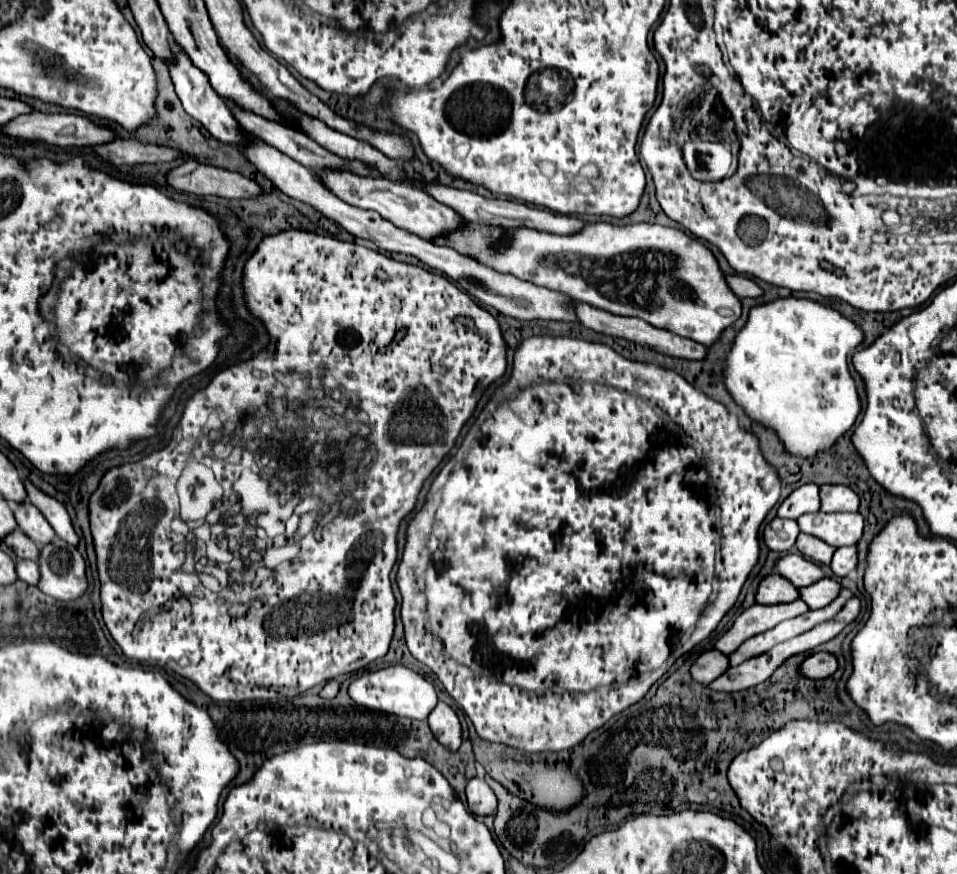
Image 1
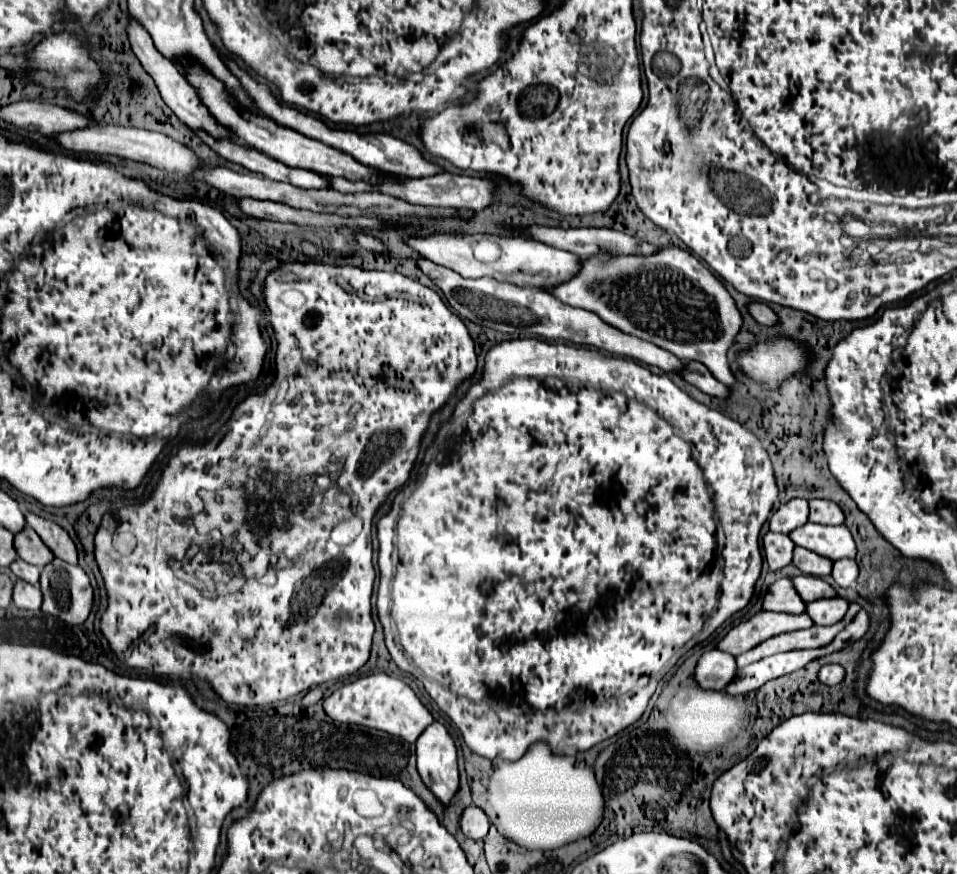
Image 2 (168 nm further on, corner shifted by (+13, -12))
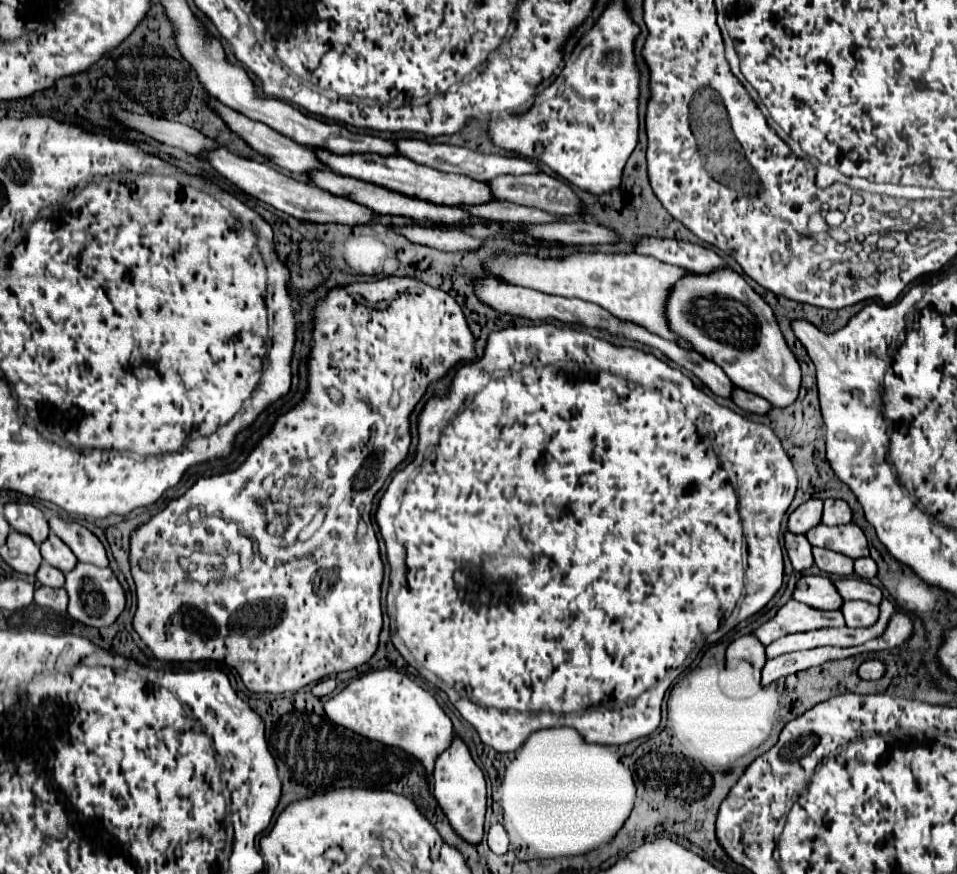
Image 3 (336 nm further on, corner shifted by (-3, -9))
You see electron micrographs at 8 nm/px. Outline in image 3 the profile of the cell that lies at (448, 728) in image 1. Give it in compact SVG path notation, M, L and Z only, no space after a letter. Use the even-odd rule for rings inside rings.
M454 737L452 747L448 747L436 761L434 769L434 797L440 803L444 815L448 817L452 829L470 845L480 845L484 835L484 815L486 815L486 781L480 767L470 757L468 747Z

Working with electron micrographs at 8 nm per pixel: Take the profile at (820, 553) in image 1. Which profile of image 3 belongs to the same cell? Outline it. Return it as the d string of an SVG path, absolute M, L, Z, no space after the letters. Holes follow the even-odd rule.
M814 547L812 553L814 553L814 561L822 573L838 575L838 577L854 575L854 561L850 557L830 551L830 549L820 549L820 547Z

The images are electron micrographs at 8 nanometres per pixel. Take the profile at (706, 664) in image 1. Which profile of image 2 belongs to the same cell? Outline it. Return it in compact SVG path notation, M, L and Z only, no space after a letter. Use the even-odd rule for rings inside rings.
M720 650L704 652L694 670L694 680L704 690L722 690L736 674L736 660Z

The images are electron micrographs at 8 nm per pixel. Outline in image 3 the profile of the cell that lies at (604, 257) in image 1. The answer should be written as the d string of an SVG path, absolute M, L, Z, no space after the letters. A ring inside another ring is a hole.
M718 269L708 275L696 275L696 279L684 279L684 283L672 291L672 299L668 301L668 321L672 323L672 331L680 331L684 339L692 339L692 345L700 355L722 367L736 387L760 395L780 409L796 401L802 381L800 363L790 351L770 305L736 271Z

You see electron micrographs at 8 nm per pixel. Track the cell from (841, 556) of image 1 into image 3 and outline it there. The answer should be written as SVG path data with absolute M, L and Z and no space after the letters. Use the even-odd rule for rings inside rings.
M862 557L862 559L856 559L854 561L854 571L858 577L862 579L872 579L876 577L876 563L872 557Z

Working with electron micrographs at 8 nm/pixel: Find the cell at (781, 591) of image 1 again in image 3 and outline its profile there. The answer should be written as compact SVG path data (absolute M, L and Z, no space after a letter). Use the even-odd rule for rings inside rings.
M822 575L802 577L794 589L794 599L816 609L840 609L844 599L836 591L834 583Z

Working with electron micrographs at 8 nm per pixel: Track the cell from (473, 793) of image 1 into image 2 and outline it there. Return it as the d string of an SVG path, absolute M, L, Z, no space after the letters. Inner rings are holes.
M468 806L464 808L462 816L460 816L460 828L462 832L472 838L472 840L482 840L486 834L488 834L488 828L490 828L490 822L488 822L488 816L482 808L478 806Z

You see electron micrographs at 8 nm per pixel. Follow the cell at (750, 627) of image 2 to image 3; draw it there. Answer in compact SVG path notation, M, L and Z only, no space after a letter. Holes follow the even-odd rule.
M790 599L786 605L778 609L778 613L758 627L754 635L764 643L770 645L772 641L790 635L790 633L804 633L812 629L824 629L824 627L844 627L844 615L840 611L820 611L814 607L808 607L800 601Z

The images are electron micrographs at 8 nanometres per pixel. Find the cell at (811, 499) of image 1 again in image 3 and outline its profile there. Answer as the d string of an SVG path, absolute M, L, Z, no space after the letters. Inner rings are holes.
M810 499L810 501L802 503L794 513L790 513L788 531L806 533L820 523L820 515L822 515L822 501L820 499Z

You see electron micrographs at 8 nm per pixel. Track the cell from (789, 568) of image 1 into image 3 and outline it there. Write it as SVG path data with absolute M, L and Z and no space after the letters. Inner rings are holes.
M844 577L844 579L838 579L834 581L836 583L836 589L840 591L840 595L844 599L858 599L858 601L868 601L872 605L880 605L882 601L882 591L864 581L864 579L854 579L854 577Z

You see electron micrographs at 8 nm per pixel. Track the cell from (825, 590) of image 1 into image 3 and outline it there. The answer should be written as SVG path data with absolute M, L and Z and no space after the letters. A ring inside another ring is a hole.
M844 601L842 613L848 627L872 627L878 621L880 607L864 601Z

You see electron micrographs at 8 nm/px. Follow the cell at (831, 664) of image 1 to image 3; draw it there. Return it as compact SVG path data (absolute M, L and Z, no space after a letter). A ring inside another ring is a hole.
M878 659L864 661L864 663L860 665L860 669L858 669L858 675L860 675L862 679L866 679L866 681L870 681L870 679L880 679L884 673L886 673L886 665L884 665L882 661L878 661Z

